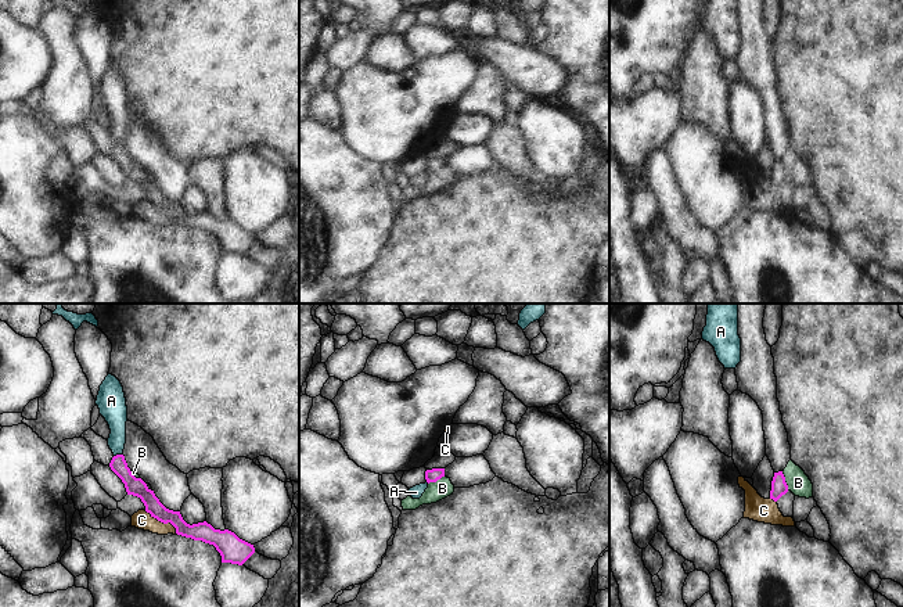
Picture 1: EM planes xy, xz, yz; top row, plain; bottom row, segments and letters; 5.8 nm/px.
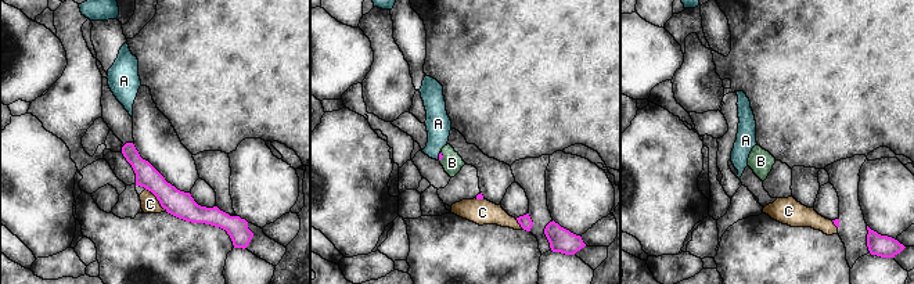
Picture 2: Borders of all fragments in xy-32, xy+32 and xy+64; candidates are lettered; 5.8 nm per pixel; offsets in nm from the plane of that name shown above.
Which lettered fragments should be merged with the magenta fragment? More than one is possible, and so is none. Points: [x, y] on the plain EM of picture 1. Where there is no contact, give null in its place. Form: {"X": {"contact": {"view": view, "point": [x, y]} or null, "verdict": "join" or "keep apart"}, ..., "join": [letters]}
{"A": {"contact": {"view": "xy", "point": [118, 144]}, "verdict": "keep apart"}, "B": {"contact": {"view": "yz", "point": [784, 171]}, "verdict": "keep apart"}, "C": {"contact": {"view": "xy", "point": [162, 211]}, "verdict": "keep apart"}, "join": []}

